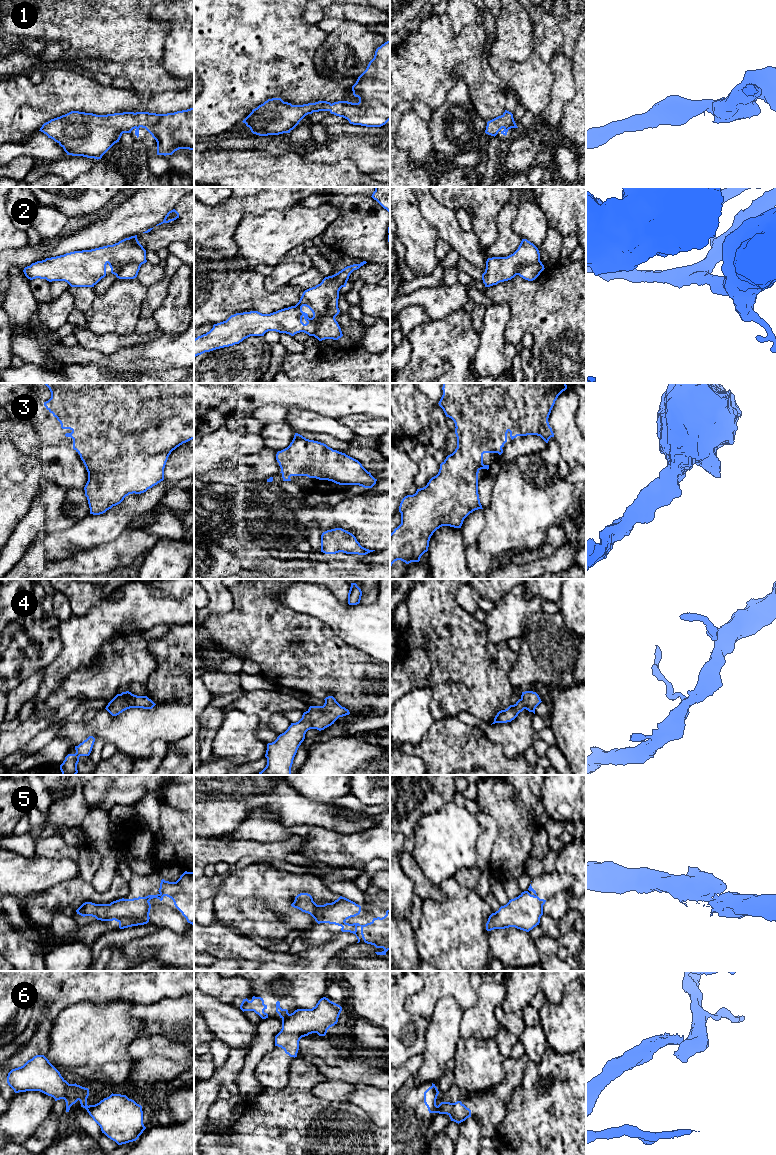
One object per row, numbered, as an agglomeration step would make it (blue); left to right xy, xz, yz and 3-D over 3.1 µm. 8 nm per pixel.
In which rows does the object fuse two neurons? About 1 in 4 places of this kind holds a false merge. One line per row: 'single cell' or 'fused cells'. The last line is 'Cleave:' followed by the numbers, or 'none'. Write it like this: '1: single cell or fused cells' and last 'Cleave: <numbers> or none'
1: single cell
2: fused cells
3: single cell
4: single cell
5: single cell
6: fused cells
Cleave: 2, 6

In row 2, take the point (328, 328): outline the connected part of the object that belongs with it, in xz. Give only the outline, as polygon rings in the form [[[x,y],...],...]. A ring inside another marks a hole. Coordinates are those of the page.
[[[324,316],[317,325],[317,329],[313,335],[319,341],[325,339],[338,340],[343,336],[341,328],[335,318]]]

